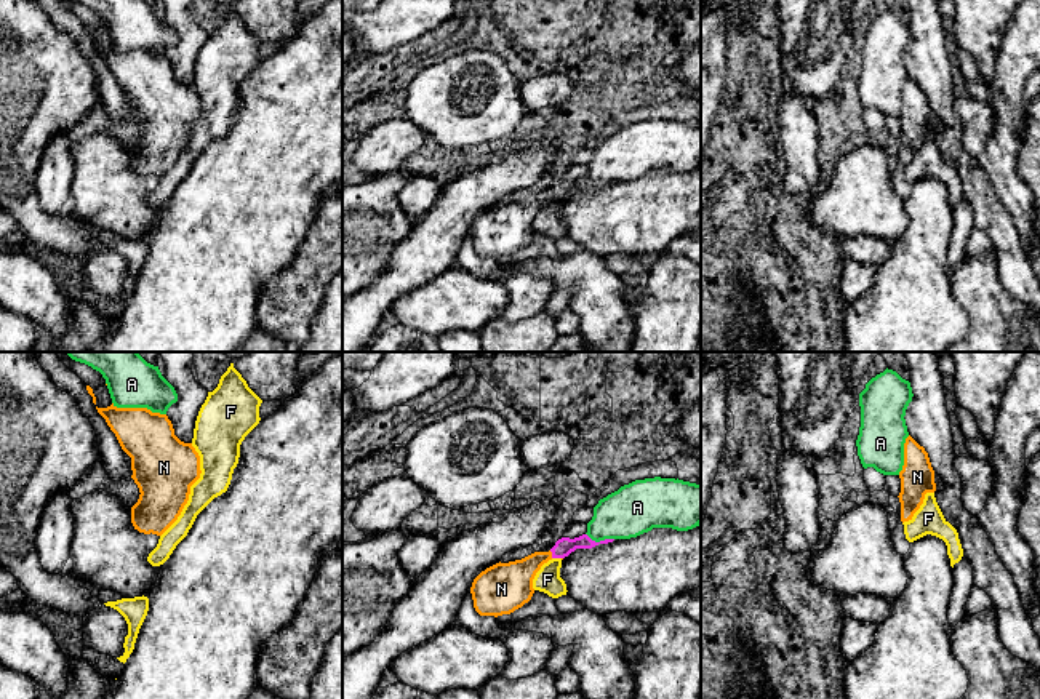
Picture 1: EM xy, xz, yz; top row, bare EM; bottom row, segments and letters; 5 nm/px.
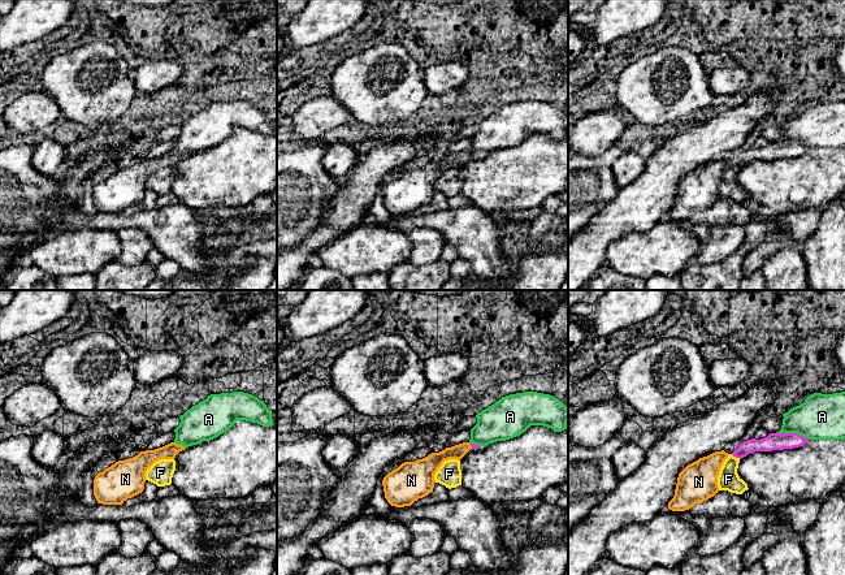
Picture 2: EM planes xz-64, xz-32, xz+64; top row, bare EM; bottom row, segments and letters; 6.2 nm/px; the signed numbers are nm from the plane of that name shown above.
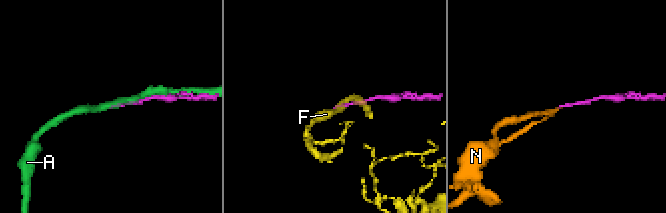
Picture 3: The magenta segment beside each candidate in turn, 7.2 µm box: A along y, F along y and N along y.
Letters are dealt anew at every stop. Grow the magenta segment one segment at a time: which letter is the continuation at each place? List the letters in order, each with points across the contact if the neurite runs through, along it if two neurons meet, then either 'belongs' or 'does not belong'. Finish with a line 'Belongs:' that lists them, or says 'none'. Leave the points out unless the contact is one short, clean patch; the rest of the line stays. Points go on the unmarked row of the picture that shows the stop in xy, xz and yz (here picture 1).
A: does not belong
F: along xz (552, 199), (560, 200) | does not belong
N: across xz (565, 187), (552, 195), (535, 202), (512, 224) | belongs
Belongs: N

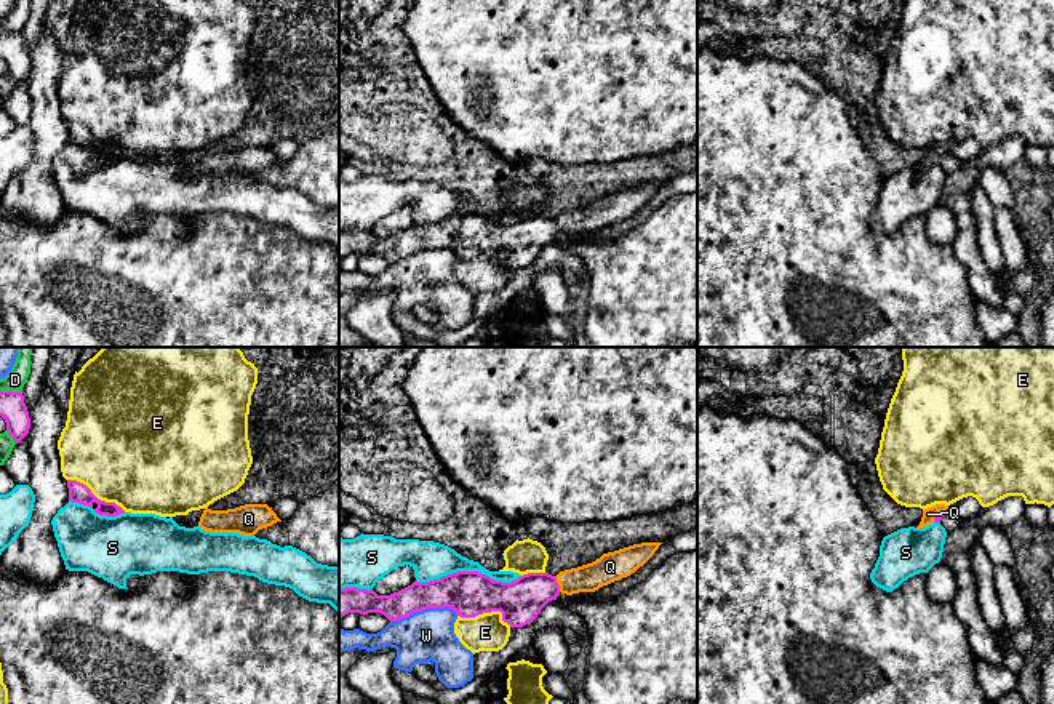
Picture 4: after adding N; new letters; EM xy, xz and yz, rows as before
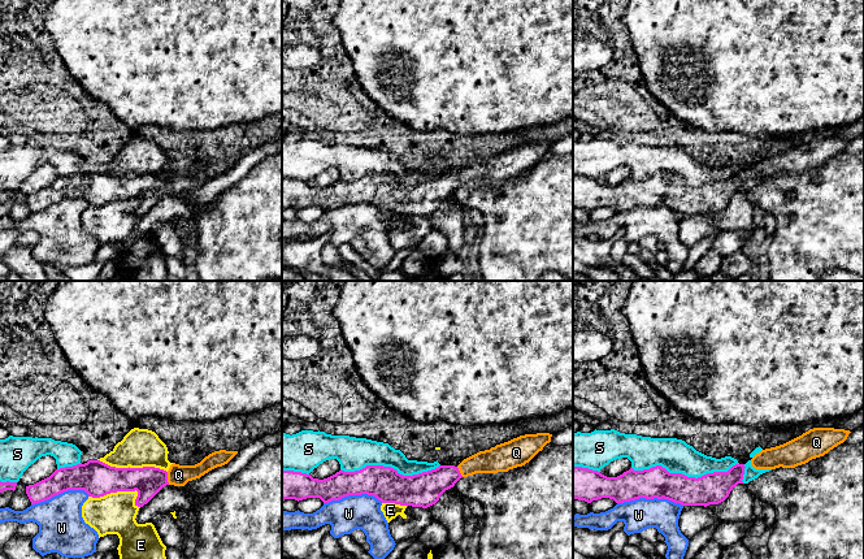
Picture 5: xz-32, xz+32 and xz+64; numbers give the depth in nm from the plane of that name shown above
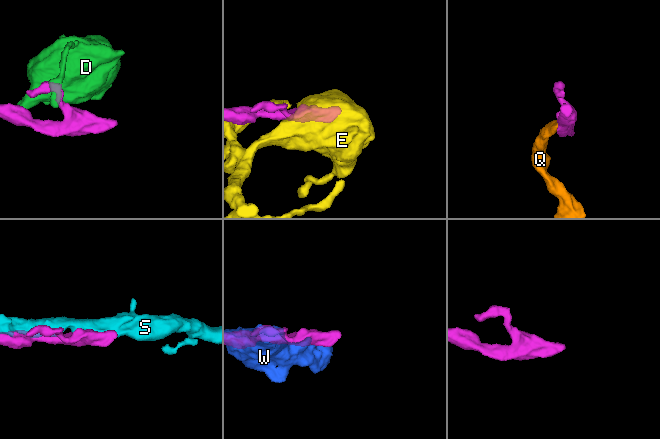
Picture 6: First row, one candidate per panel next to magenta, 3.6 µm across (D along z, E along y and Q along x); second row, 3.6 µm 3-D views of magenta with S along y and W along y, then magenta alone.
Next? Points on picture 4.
D: along xy (0, 31), (21, 32) | does not belong
E: does not belong
Q: across xz (520, 244), (536, 231), (557, 226), (587, 220) | belongs
S: does not belong
W: does not belong
Belongs: Q

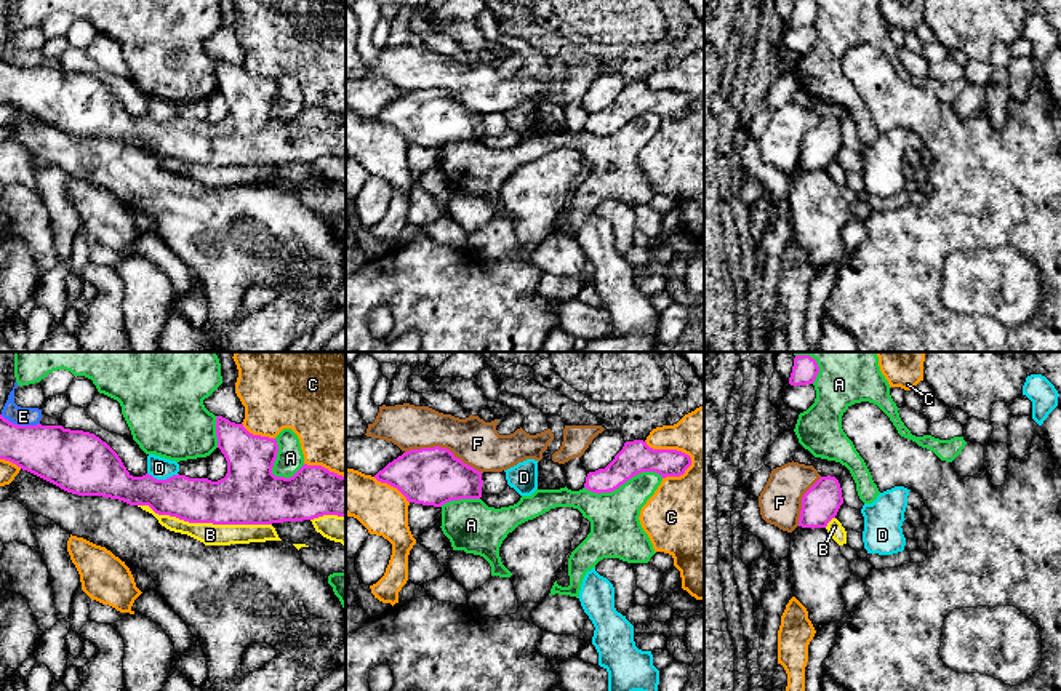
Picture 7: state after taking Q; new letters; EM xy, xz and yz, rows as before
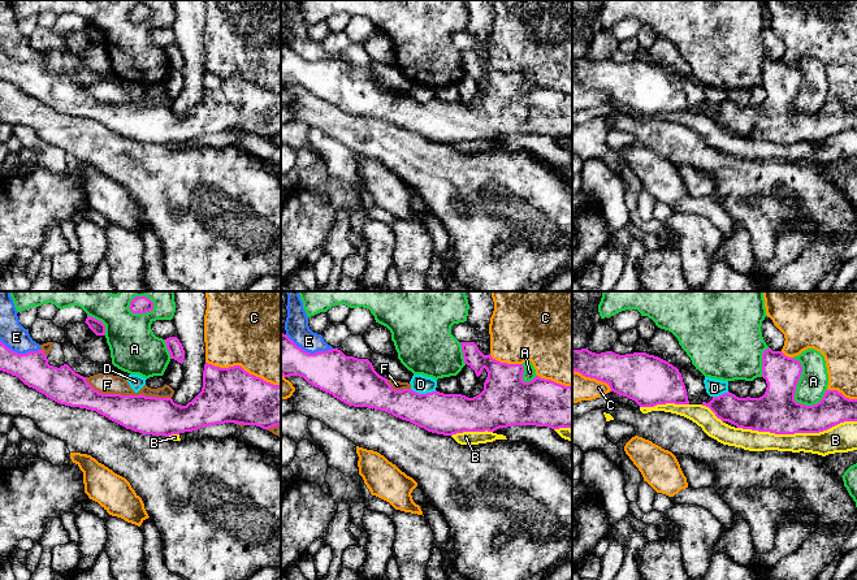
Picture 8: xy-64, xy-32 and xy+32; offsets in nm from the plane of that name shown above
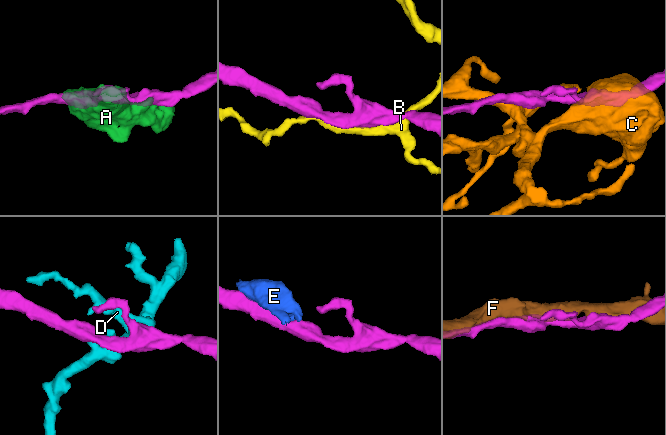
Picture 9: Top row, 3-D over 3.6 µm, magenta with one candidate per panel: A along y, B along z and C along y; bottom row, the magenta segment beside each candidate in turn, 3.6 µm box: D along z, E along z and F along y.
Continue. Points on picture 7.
A: does not belong
B: does not belong
C: does not belong
D: does not belong
E: does not belong
F: does not belong
Belongs: none

